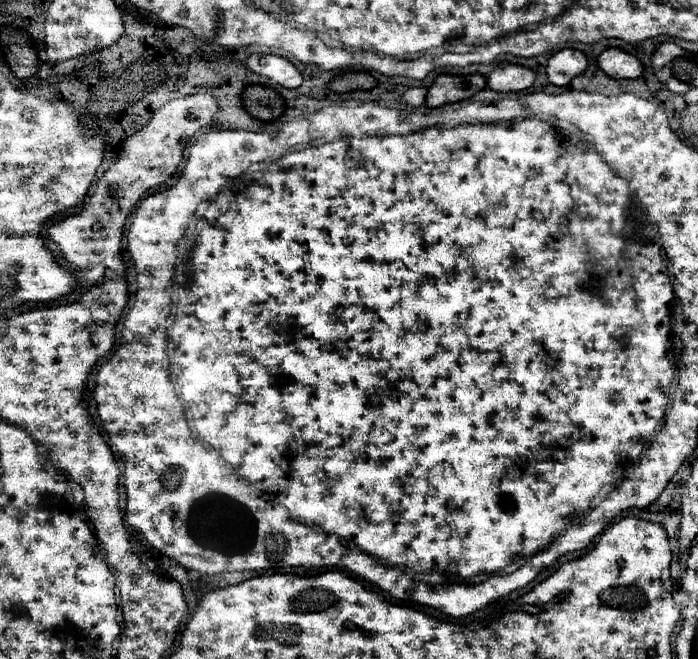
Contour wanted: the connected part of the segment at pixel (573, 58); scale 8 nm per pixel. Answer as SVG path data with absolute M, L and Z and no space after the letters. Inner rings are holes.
M564 48L548 60L546 74L554 86L566 86L574 76L582 74L586 66L588 66L588 60L580 50Z

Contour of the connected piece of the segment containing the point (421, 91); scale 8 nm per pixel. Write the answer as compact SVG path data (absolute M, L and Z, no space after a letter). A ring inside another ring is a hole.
M410 88L404 92L404 102L410 104L410 106L422 106L424 100L426 100L426 88Z

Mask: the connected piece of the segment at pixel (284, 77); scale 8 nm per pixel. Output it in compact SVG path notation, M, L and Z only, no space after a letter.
M252 54L246 60L246 68L254 74L274 80L276 84L280 84L284 88L298 88L302 84L302 74L296 70L296 66L292 62L288 62L282 56Z

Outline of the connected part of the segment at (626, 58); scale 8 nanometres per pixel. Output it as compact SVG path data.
M608 48L598 56L598 66L612 78L626 78L634 80L640 78L644 68L640 60L628 52L622 52L620 48Z

